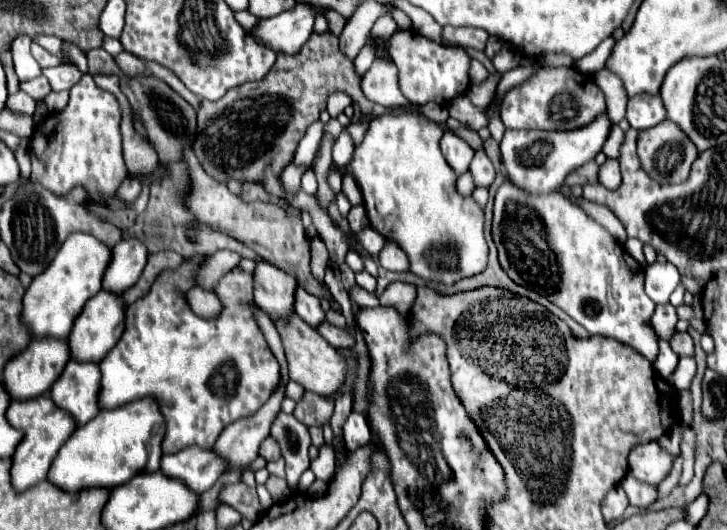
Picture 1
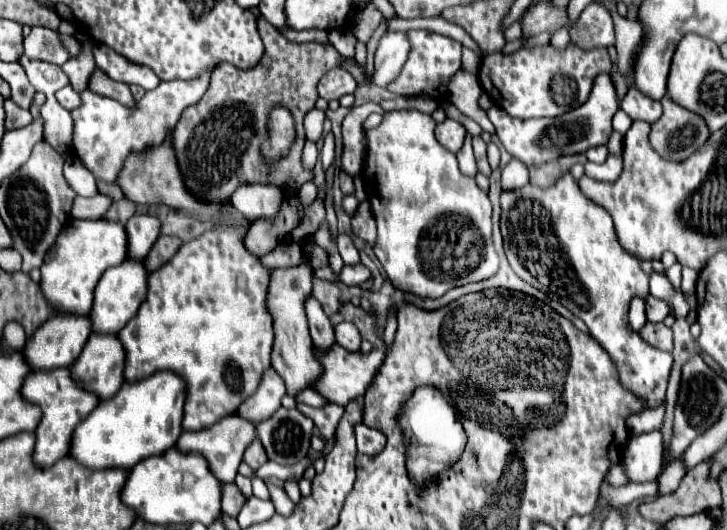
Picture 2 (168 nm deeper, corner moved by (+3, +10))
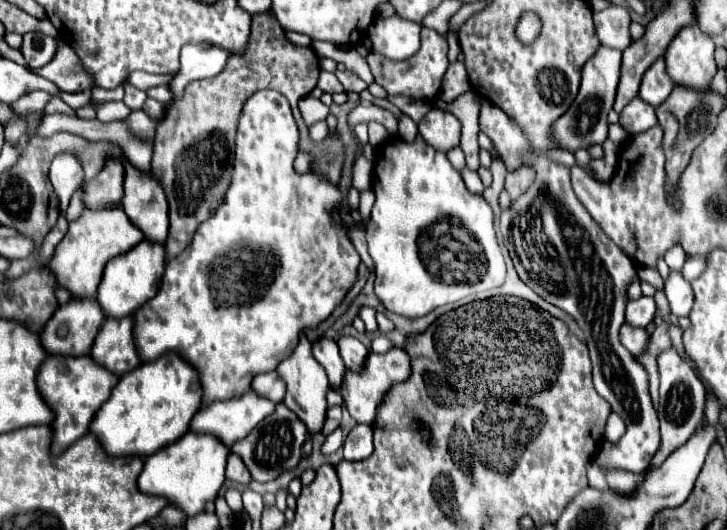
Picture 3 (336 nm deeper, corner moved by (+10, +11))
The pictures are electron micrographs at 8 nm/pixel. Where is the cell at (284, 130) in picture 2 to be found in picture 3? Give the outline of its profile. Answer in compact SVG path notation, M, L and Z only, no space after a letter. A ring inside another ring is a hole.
M256 91L244 103L242 113L238 117L238 133L236 133L236 147L234 147L234 173L232 173L230 187L224 195L224 203L220 205L220 209L216 209L216 213L208 221L204 221L198 227L194 239L192 239L192 245L188 249L184 249L184 253L180 253L180 257L172 259L166 265L166 273L162 277L162 285L160 285L160 291L156 293L156 297L152 297L148 303L144 303L134 313L134 319L136 319L134 339L136 339L136 347L138 347L142 361L154 361L160 355L164 355L166 351L176 351L180 357L184 357L190 365L194 365L198 369L202 389L204 389L204 397L202 397L204 405L218 401L218 399L224 401L224 399L240 397L240 393L250 389L250 381L254 375L274 371L280 361L284 361L286 357L292 355L294 347L300 341L300 335L310 329L316 329L322 321L326 321L330 317L330 313L344 301L346 293L352 289L352 285L358 279L360 255L356 253L356 249L348 237L348 231L344 227L338 227L332 217L334 211L340 211L344 197L338 191L338 187L332 185L326 177L322 177L318 173L298 175L294 171L298 143L300 143L300 133L298 133L298 127L296 127L296 121L292 117L286 97L276 91Z

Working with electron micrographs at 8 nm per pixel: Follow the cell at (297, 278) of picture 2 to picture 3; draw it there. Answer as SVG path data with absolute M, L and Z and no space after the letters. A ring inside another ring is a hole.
M304 335L300 337L296 351L286 361L282 361L276 371L288 385L288 391L286 391L286 397L284 397L286 407L292 409L300 417L300 421L306 425L310 435L320 433L322 427L324 427L324 417L326 417L326 409L328 409L326 393L328 393L330 385L328 385L328 377L326 377L324 369L320 369L320 363L312 357L312 347L310 347L310 343Z

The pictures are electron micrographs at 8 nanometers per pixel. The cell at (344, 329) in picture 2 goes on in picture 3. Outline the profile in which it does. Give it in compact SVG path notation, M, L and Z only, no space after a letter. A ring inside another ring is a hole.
M354 337L338 339L338 347L340 347L340 355L342 355L346 367L354 373L360 373L364 367L364 361L368 357L368 349Z

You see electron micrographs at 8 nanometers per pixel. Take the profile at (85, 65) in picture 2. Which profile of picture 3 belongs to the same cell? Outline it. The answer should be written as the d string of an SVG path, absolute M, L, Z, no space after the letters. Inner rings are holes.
M52 97L52 101L46 105L46 109L44 109L47 114L54 113L63 113L67 115L75 115L75 110L70 109L62 99L58 99L58 97Z

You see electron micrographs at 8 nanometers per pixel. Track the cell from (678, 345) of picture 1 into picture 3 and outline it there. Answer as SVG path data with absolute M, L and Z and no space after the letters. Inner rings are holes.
M624 323L622 329L620 329L620 341L636 357L636 355L646 351L648 333L646 333L646 329L638 329L638 327L632 327L632 325Z

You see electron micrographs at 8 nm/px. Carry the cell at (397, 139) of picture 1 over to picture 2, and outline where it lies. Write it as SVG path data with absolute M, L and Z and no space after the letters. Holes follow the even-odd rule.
M419 110L385 112L383 122L365 132L367 154L361 170L379 230L375 256L397 288L429 298L439 298L455 286L489 278L499 268L499 258L491 242L491 202L479 190L475 178L465 178L459 172L455 154L437 142L435 126L437 122Z

